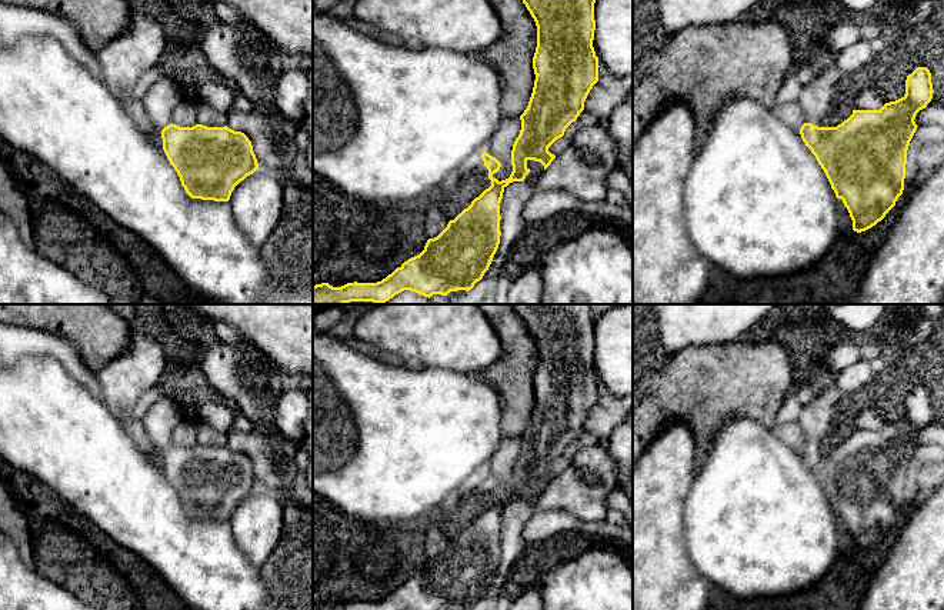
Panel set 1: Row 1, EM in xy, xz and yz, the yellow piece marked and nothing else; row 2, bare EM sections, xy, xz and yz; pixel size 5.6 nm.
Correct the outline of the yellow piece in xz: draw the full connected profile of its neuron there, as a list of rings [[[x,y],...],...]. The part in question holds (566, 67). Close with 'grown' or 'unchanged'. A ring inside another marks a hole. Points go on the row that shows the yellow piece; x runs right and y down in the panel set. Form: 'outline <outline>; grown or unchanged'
outline [[[523,0],[537,26],[537,47],[533,57],[536,74],[533,93],[527,109],[520,116],[521,130],[511,150],[513,171],[508,179],[498,181],[493,177],[501,163],[483,153],[466,170],[481,179],[490,179],[491,186],[486,189],[471,204],[464,209],[434,239],[428,239],[424,250],[391,274],[377,283],[347,283],[333,287],[328,283],[313,286],[313,304],[344,304],[350,301],[386,303],[396,294],[410,290],[424,297],[433,294],[447,296],[450,291],[471,290],[488,270],[500,244],[500,203],[504,189],[513,181],[524,181],[530,173],[528,160],[540,161],[544,170],[556,159],[548,147],[564,136],[566,129],[577,120],[584,110],[584,101],[598,81],[598,57],[593,40],[596,30],[596,0]]]; grown

